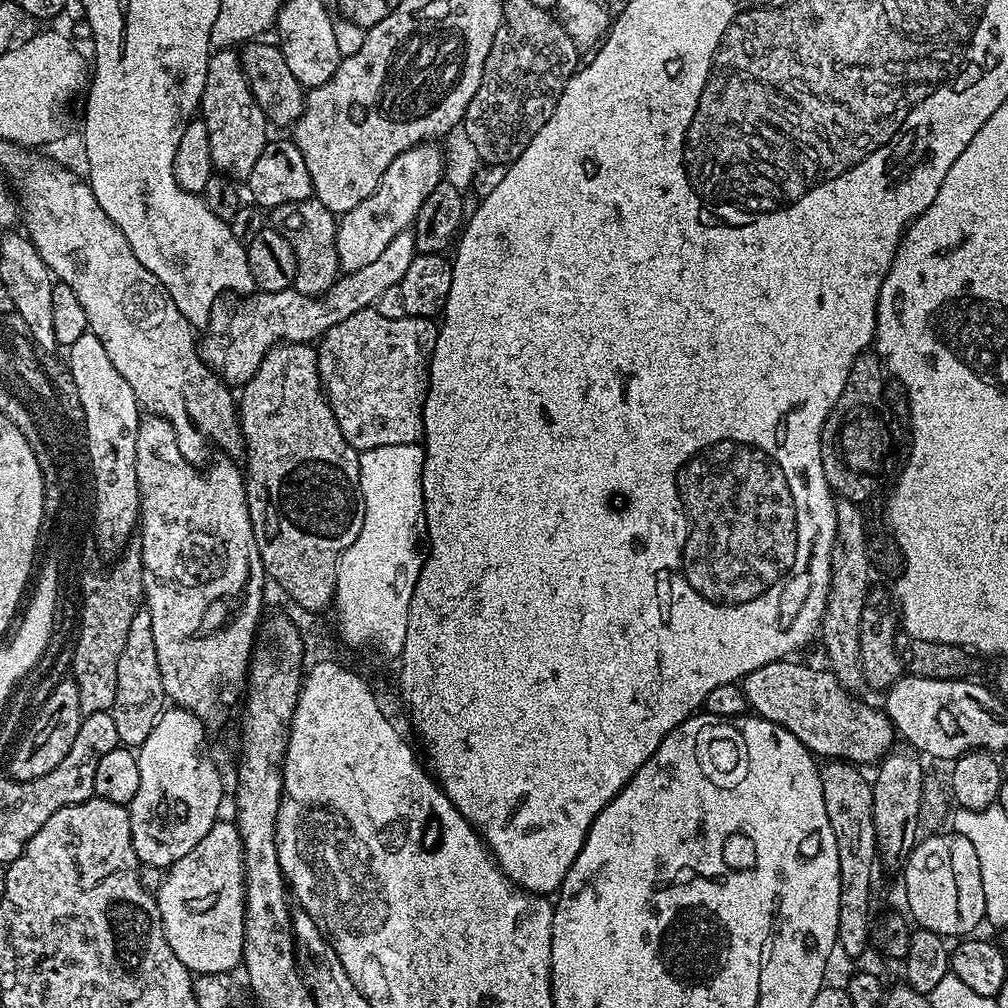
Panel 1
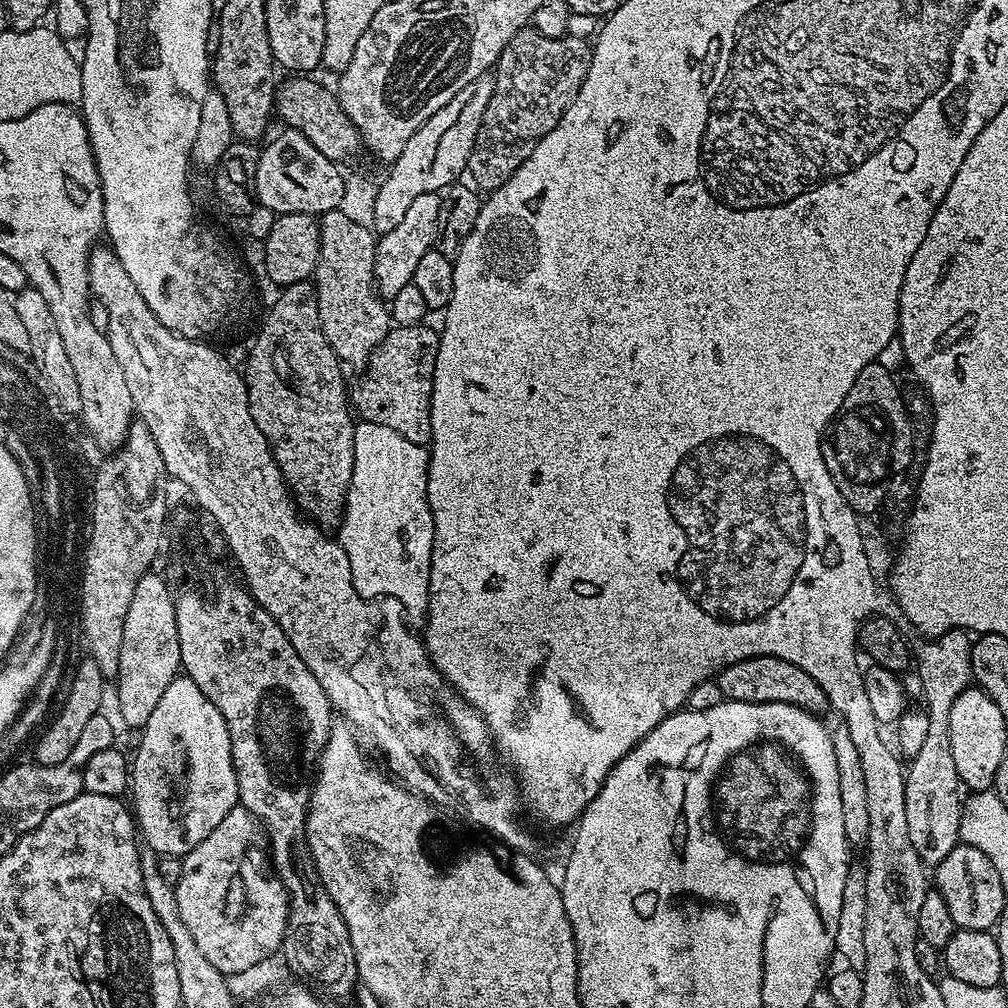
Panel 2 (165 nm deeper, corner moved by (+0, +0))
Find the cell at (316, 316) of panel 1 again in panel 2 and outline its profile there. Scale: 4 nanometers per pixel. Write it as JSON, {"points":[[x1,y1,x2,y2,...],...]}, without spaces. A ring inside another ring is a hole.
{"points":[[431,192,422,194,422,198,414,198,410,202,410,210,406,210,406,215,394,230,383,233,376,242,376,279,378,292,381,297,390,298,412,282,414,270,418,267,418,261,422,254,433,251,438,240,440,223,438,214,440,213,441,193]]}

